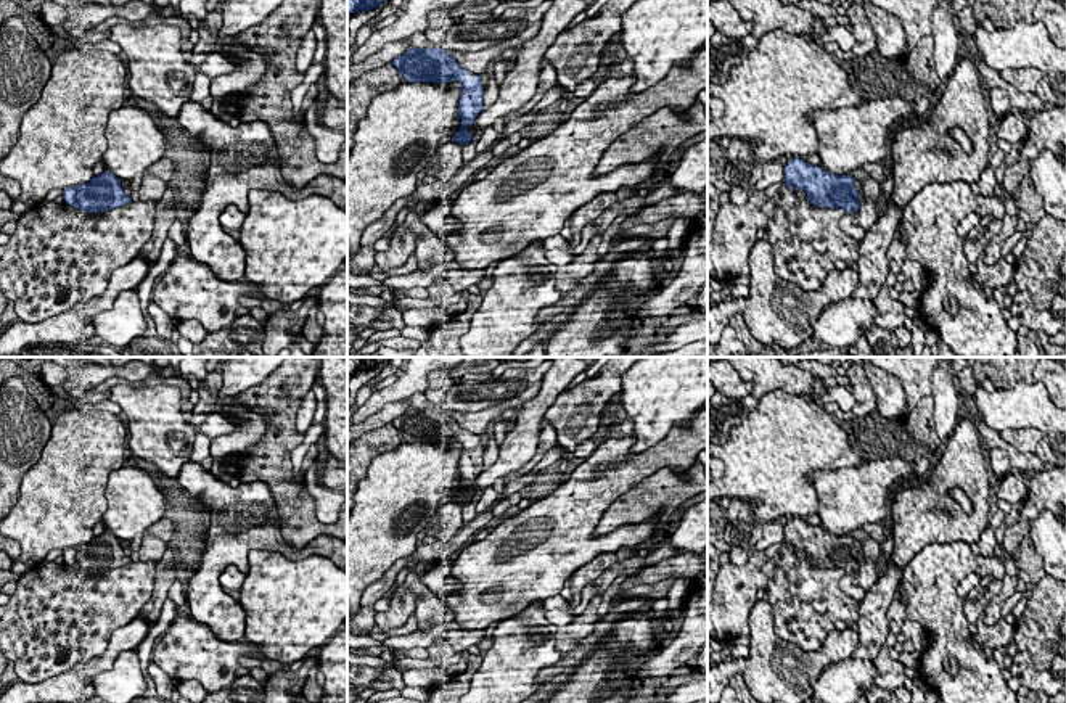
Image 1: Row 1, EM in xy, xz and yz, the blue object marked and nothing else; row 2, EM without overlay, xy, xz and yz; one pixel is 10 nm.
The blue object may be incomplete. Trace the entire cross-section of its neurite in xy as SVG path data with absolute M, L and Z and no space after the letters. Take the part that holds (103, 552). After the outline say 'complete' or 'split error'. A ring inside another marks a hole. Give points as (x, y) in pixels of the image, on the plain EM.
M109 531L93 537L88 544L64 549L63 558L69 566L87 573L108 571L132 561L121 547L121 541Z; complete

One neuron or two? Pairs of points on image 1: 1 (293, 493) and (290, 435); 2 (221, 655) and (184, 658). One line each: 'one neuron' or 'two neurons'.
1: one neuron
2: one neuron

